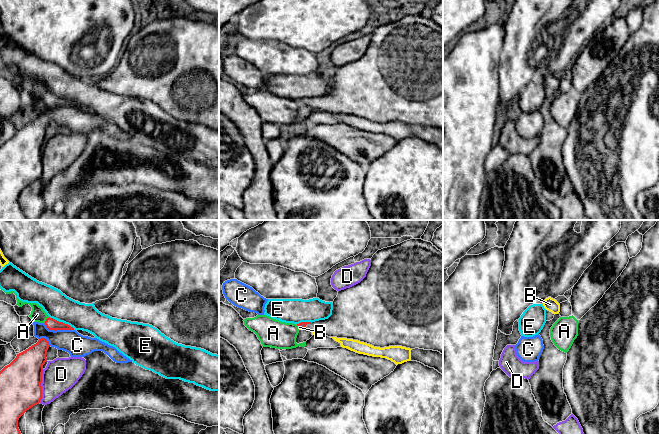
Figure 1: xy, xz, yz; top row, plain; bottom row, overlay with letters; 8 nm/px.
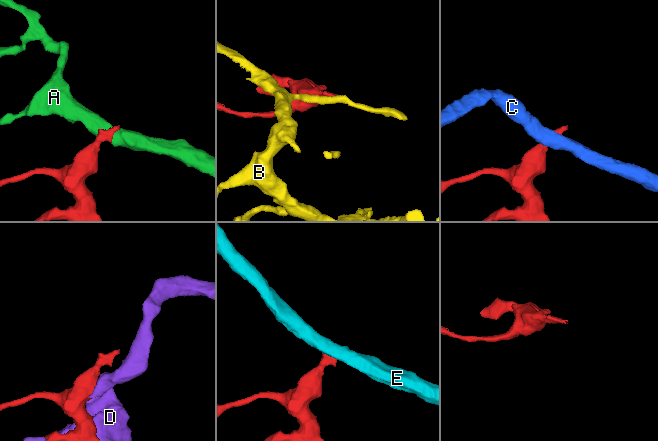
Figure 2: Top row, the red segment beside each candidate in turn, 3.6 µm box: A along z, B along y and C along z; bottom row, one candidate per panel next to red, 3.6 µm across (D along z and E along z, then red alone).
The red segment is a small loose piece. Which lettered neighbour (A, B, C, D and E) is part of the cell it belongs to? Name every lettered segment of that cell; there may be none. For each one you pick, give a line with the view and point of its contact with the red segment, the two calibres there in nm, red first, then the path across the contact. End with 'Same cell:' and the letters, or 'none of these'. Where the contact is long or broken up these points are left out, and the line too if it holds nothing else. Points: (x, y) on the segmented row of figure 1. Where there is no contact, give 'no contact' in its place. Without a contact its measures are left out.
Same cell: none of these

